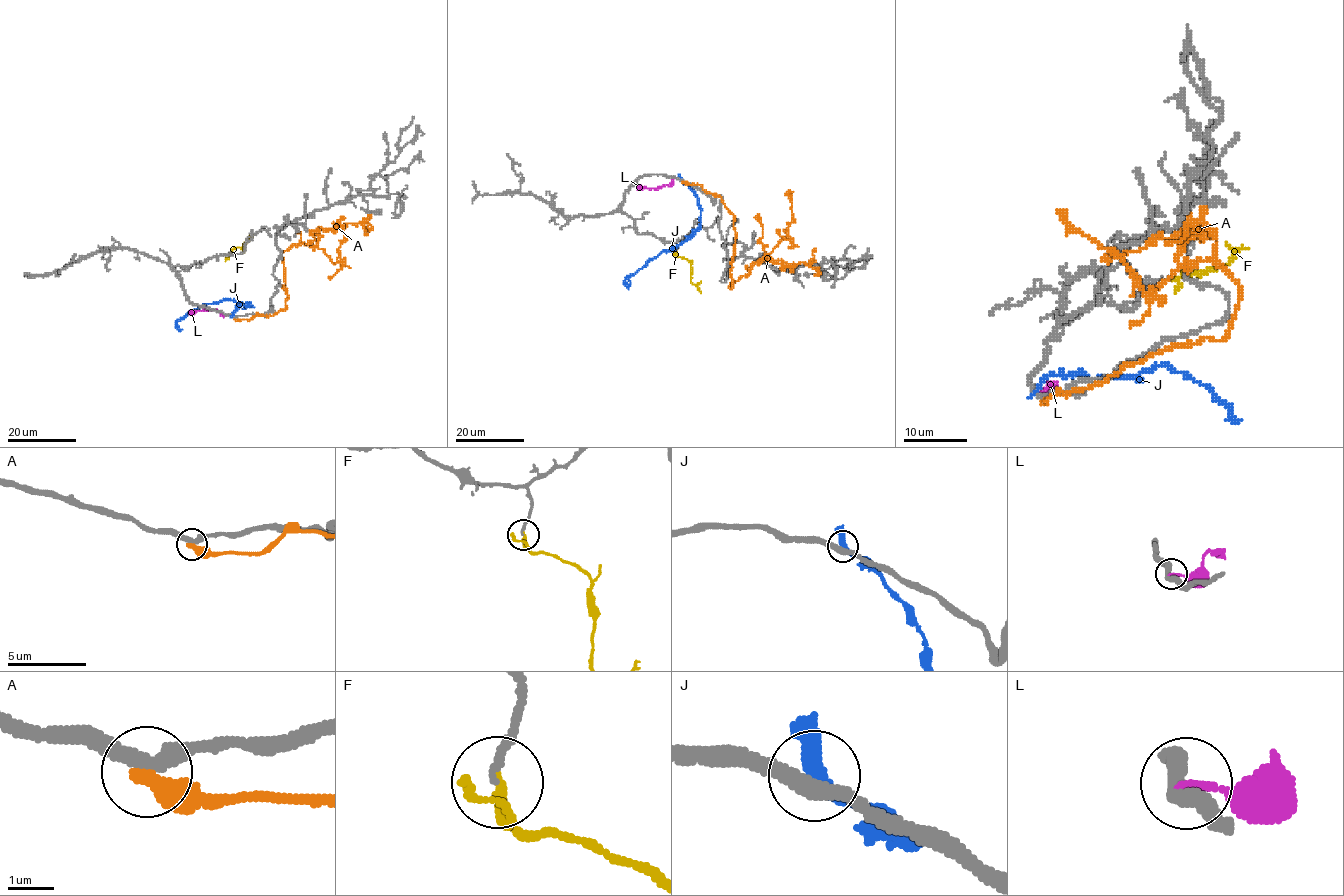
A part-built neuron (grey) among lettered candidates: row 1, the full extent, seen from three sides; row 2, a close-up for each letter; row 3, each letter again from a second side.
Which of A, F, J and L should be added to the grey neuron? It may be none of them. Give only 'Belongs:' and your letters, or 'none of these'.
Belongs: F

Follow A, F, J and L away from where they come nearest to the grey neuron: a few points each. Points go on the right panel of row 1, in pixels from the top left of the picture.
A: (1040, 398), (1221, 339), (1239, 285), (1194, 261), (1148, 296), (1059, 209)
F: (1174, 279), (1182, 274), (1183, 268), (1193, 273), (1206, 273), (1228, 263), (1239, 249), (1249, 249)
J: (1037, 392), (1048, 374), (1137, 378), (1155, 365), (1166, 365), (1204, 384), (1225, 403), (1231, 419), (1226, 419)
L: (1035, 390), (1041, 392), (1051, 382), (1054, 386), (1053, 390)

